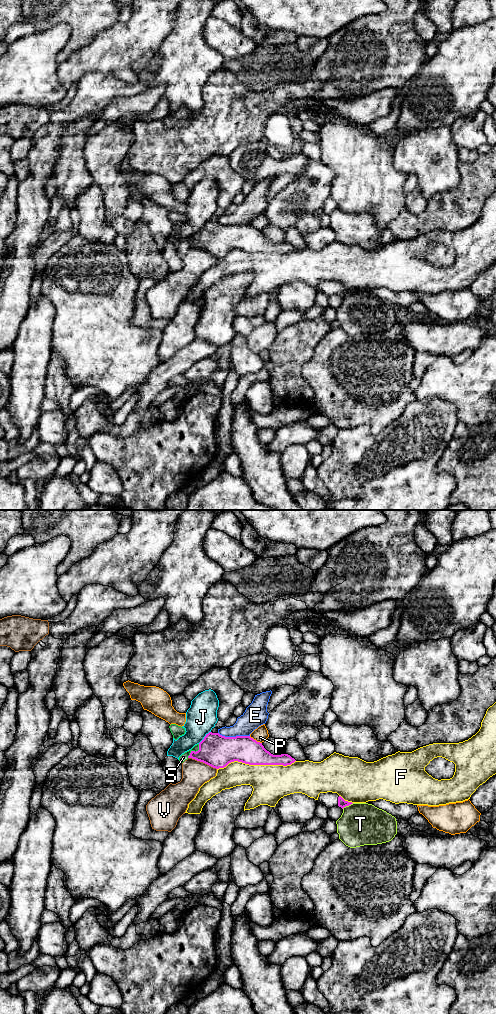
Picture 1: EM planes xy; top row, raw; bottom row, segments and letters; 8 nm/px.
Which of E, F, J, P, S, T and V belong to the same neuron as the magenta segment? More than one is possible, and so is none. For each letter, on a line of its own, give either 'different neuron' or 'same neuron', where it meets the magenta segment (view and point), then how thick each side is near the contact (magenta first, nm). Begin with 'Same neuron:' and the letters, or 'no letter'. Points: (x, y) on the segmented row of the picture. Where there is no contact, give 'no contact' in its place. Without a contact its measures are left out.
Same neuron: S
E: different neuron; contact xy (234, 737); calibres 260 and 190 nm
F: different neuron; contact xy (256, 764); calibres 220 and 300 nm
J: different neuron; contact xy (204, 737); calibres 260 and 240 nm
P: different neuron; contact xy (255, 740); calibres 220 and 120 nm
S: same neuron; contact xy (194, 751); calibres 260 and 60 nm
T: different neuron; contact xy (347, 805); calibres 70 and 340 nm
V: different neuron; contact xy (202, 761); calibres 260 and 200 nm

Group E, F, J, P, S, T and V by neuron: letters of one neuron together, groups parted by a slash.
E / F / J / P / S / T / V

